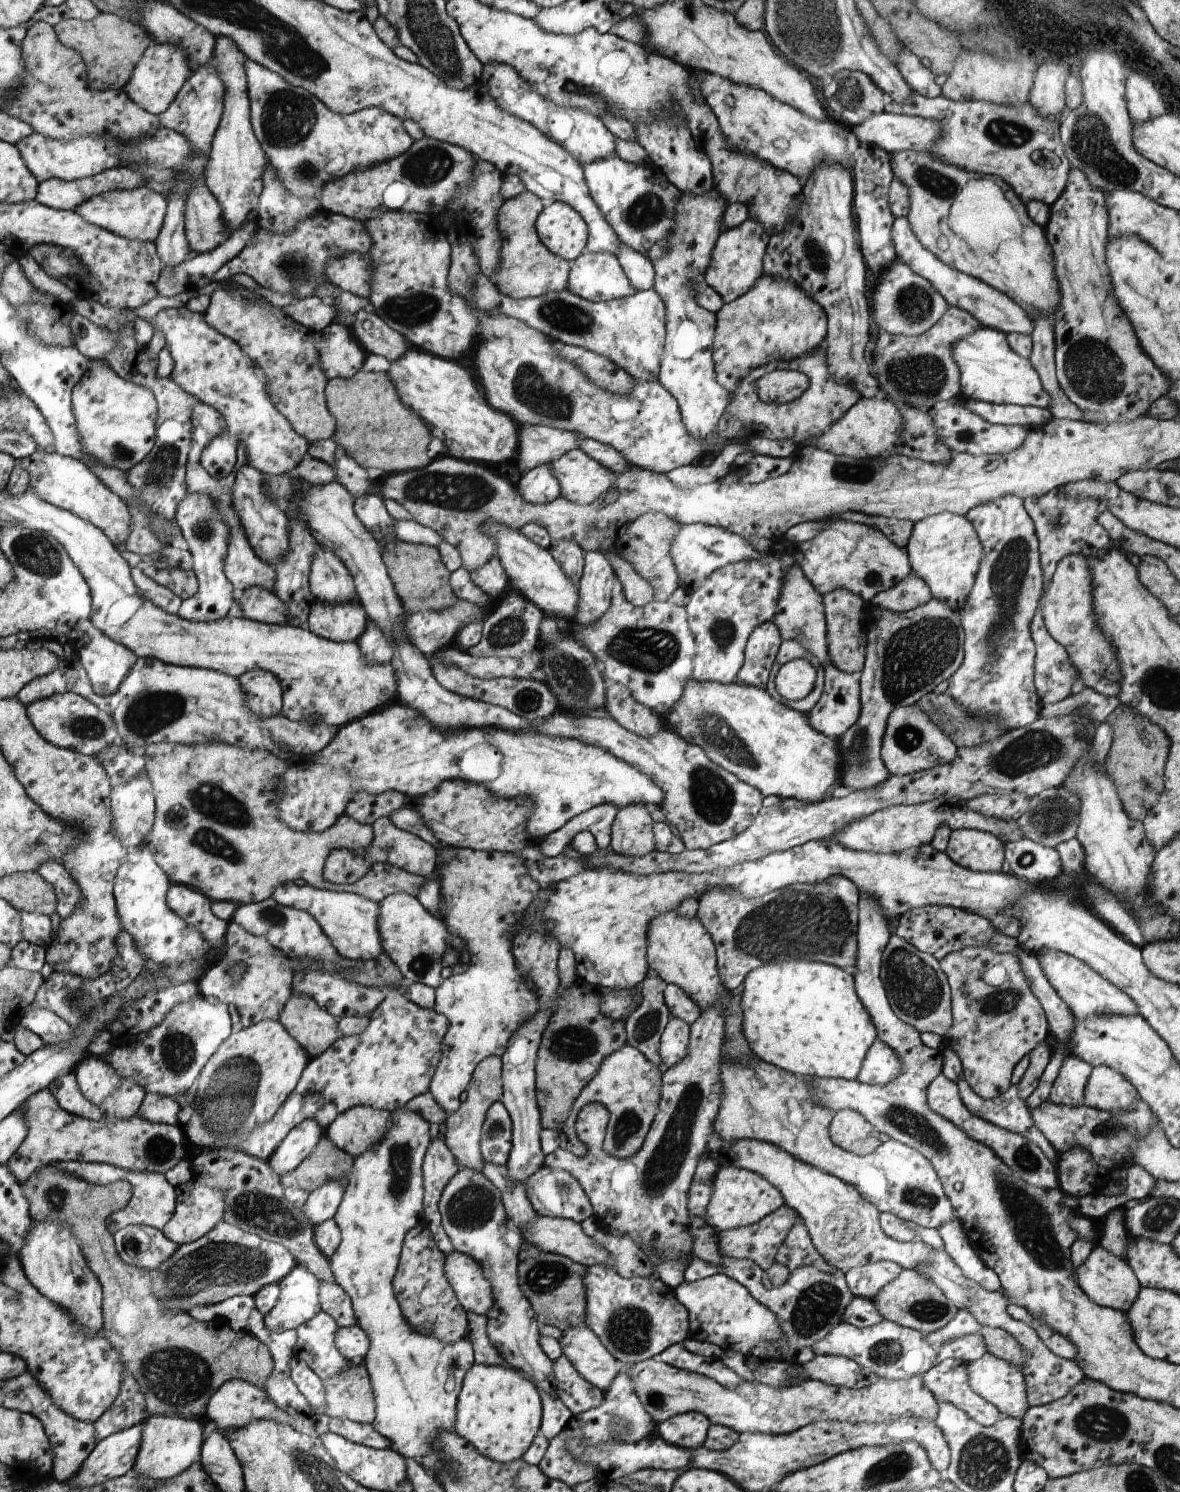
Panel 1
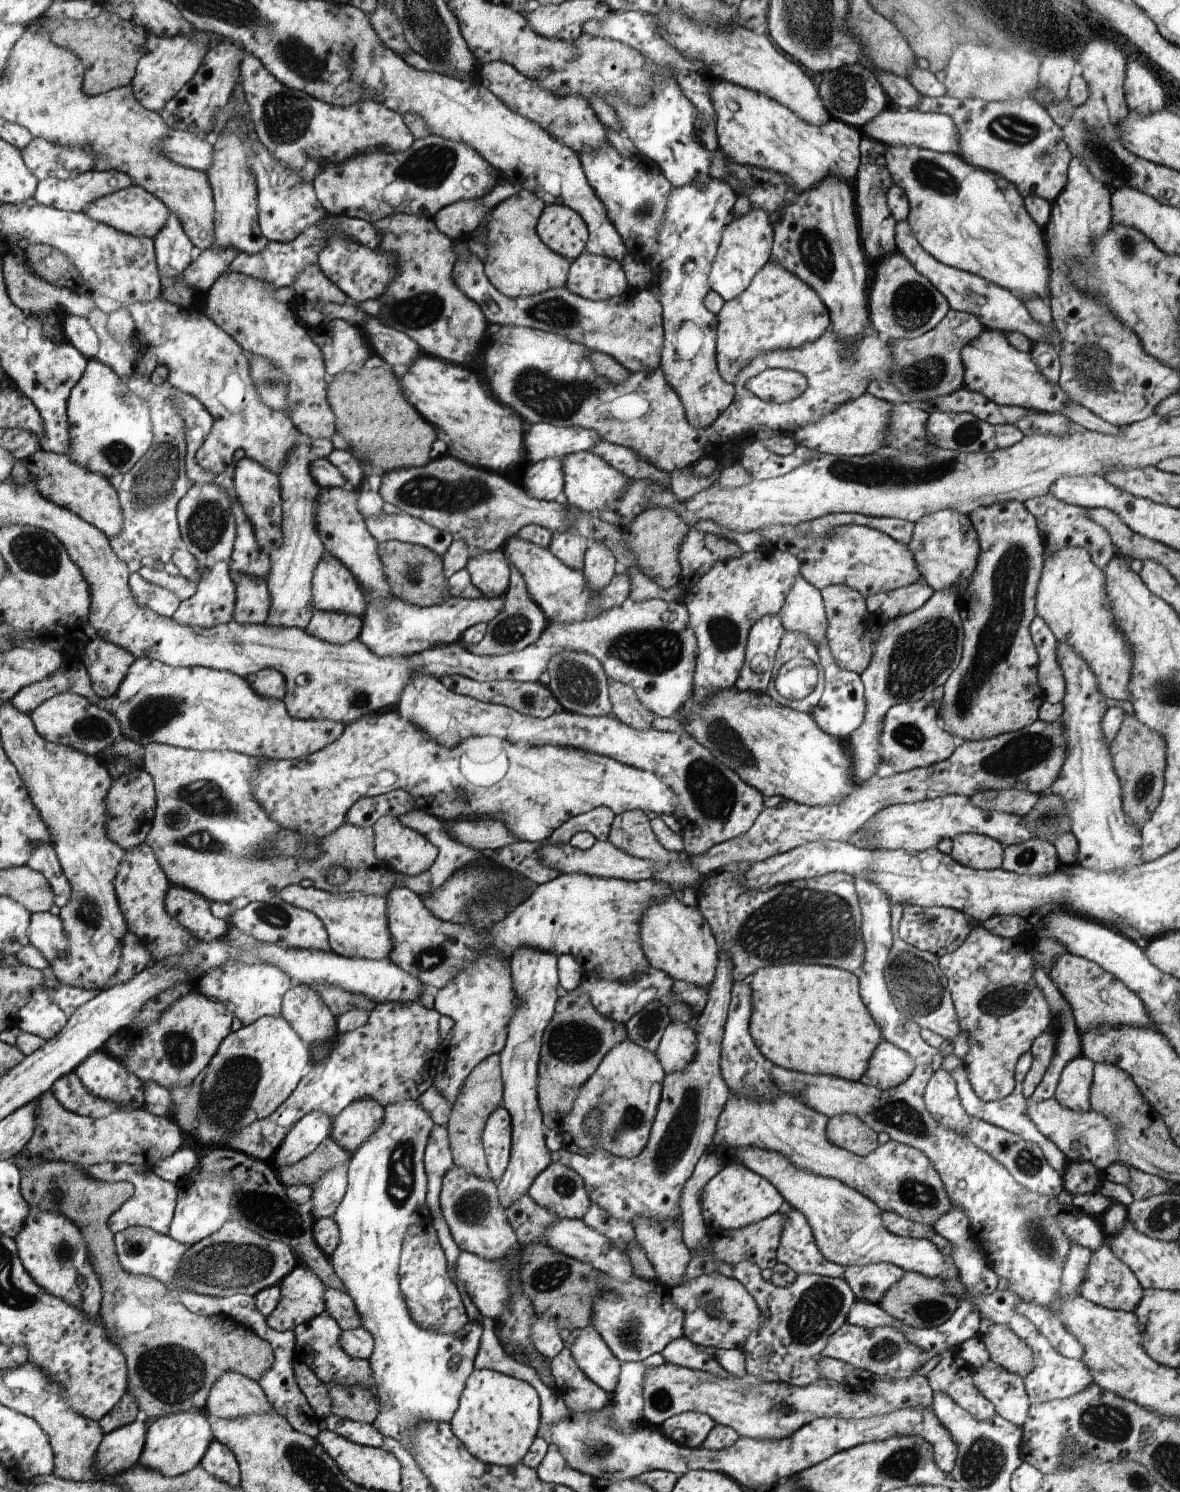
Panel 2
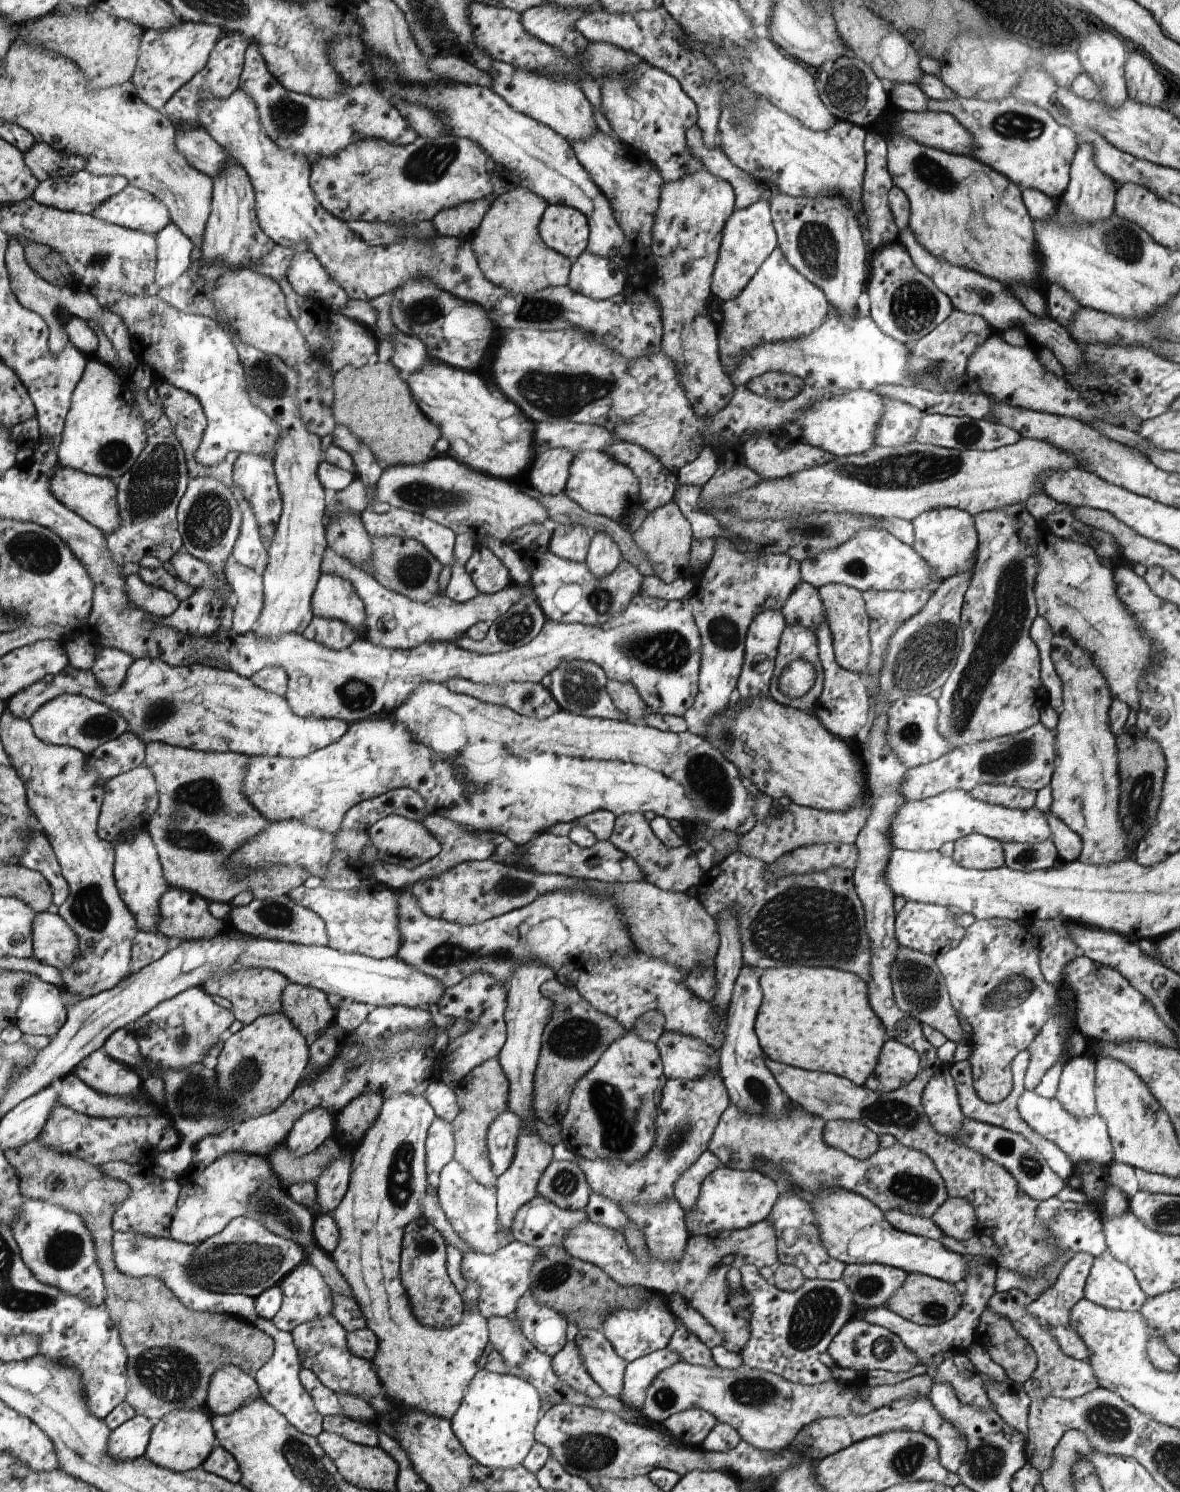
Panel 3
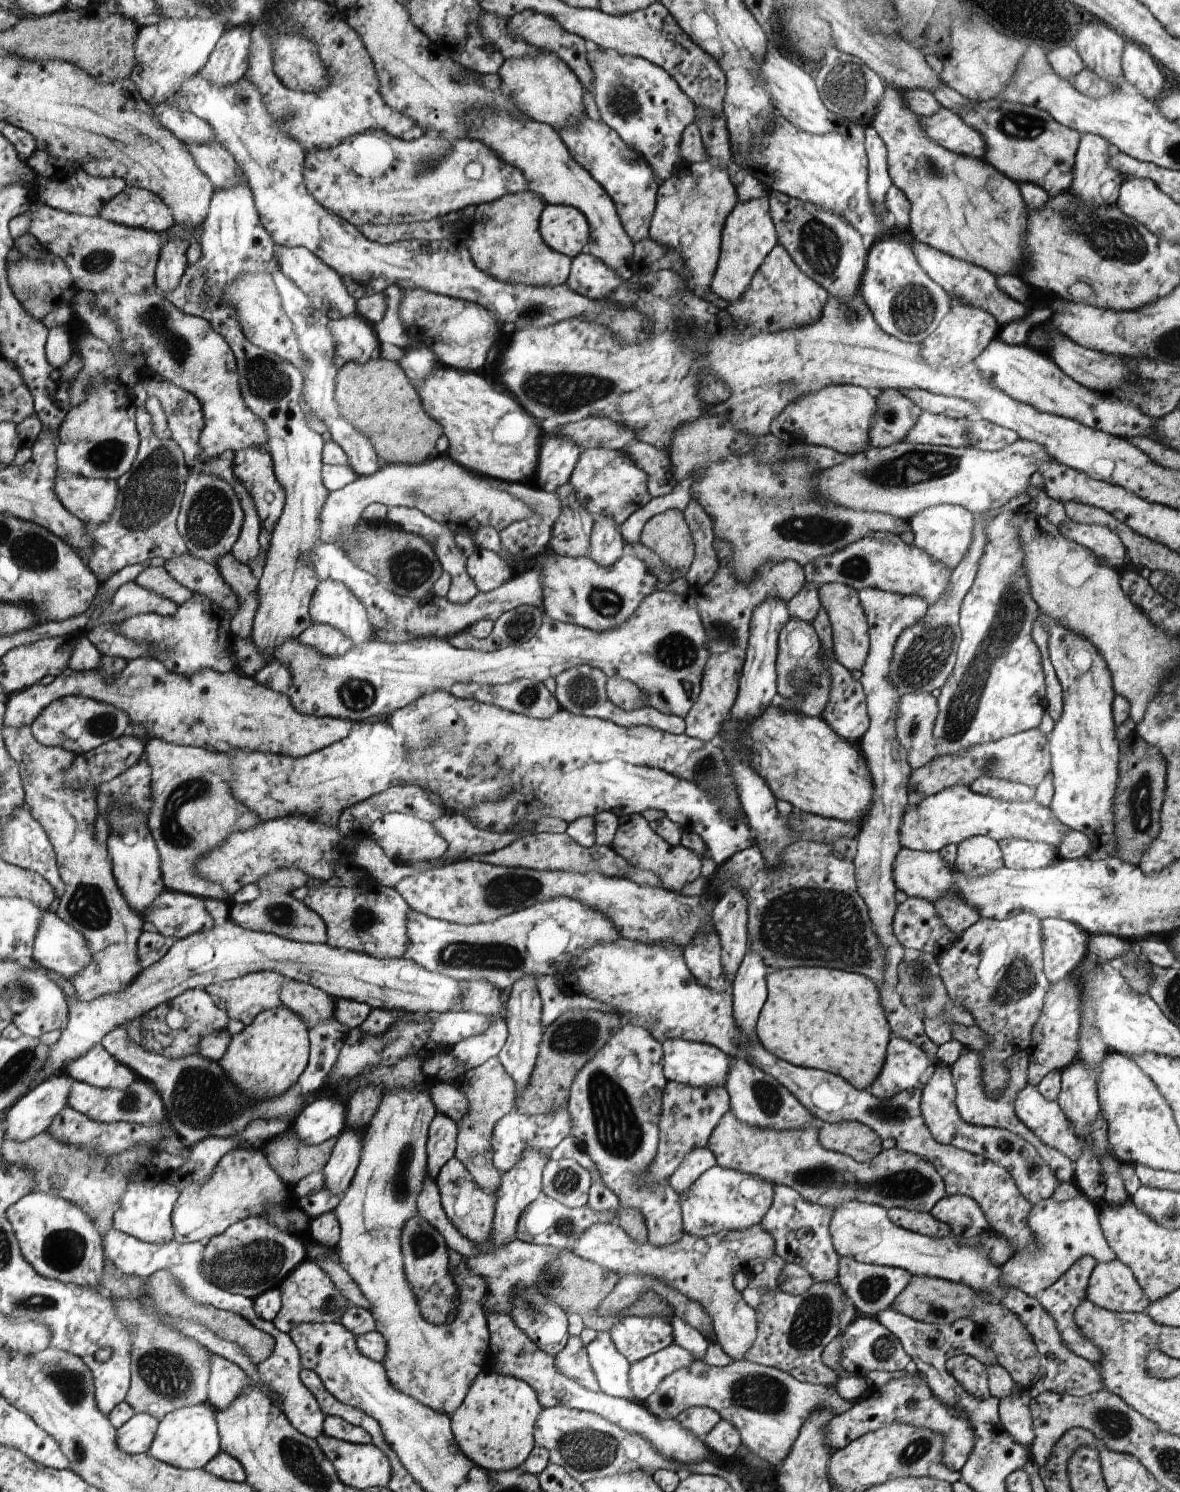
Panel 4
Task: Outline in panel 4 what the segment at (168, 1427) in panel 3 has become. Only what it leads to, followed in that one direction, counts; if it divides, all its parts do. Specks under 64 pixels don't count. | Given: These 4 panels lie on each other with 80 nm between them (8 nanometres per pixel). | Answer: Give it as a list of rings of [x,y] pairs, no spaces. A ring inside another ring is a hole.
[[[206,1400],[203,1404],[181,1407],[167,1413],[156,1428],[148,1450],[154,1459],[178,1469],[203,1469],[220,1452],[220,1438],[215,1430],[216,1414]]]

